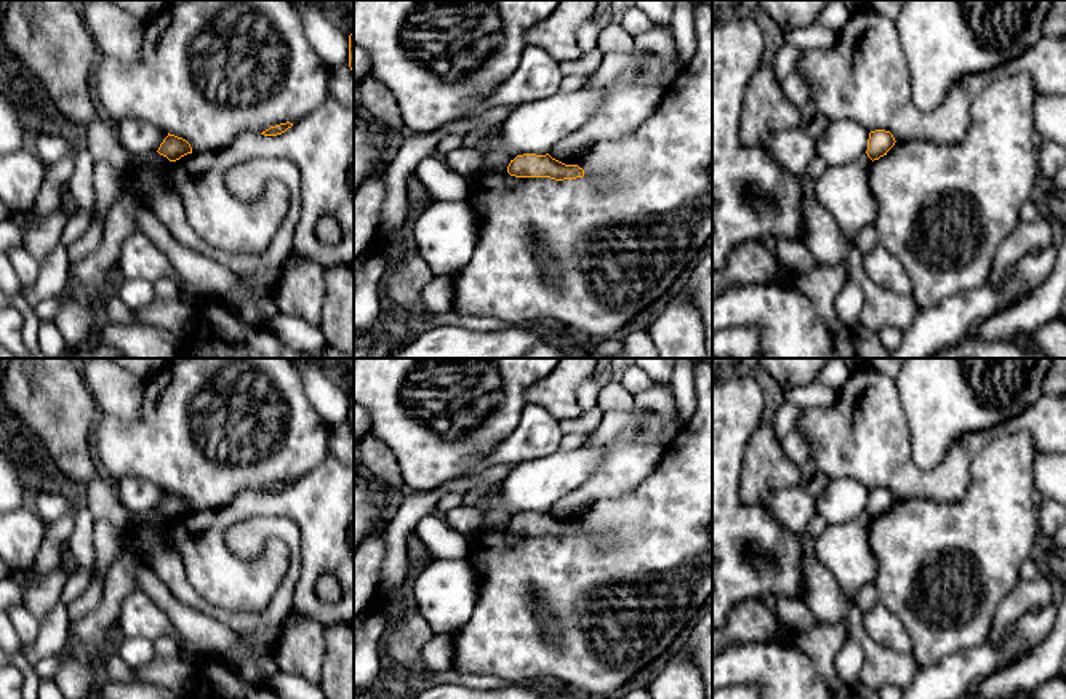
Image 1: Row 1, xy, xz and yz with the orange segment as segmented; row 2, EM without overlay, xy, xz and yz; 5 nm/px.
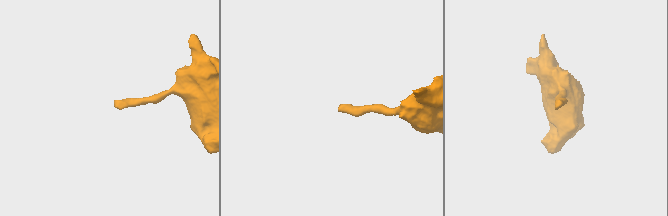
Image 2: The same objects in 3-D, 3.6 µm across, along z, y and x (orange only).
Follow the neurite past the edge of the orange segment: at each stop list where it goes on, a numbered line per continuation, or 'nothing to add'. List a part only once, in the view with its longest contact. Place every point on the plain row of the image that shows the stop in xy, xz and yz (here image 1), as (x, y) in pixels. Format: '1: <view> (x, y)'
nothing to add

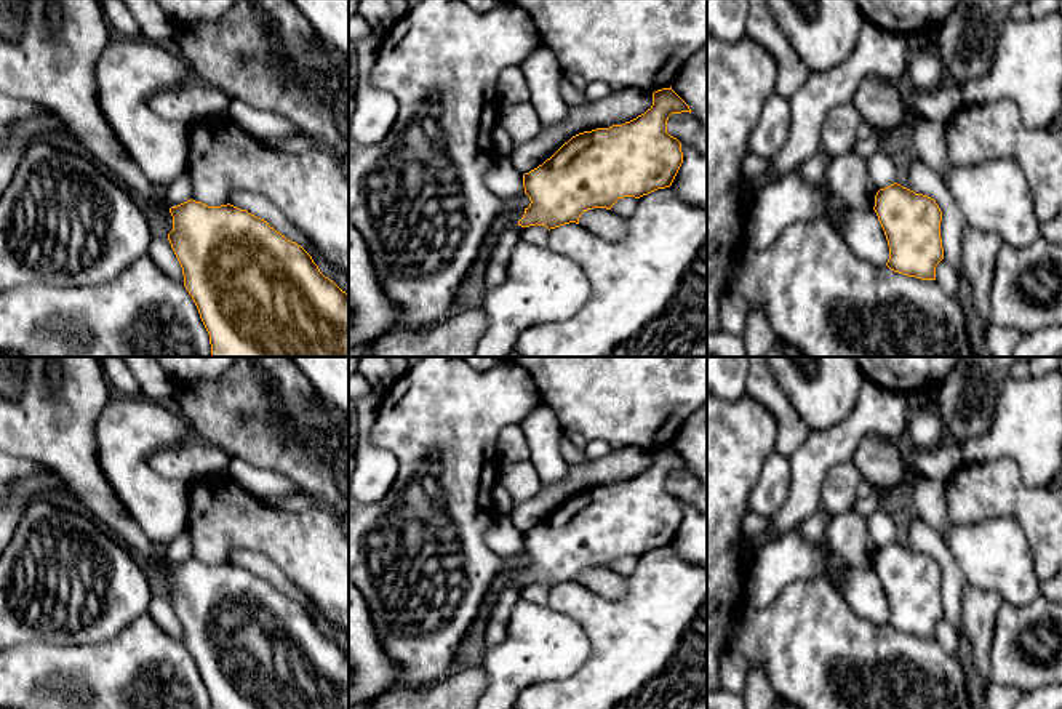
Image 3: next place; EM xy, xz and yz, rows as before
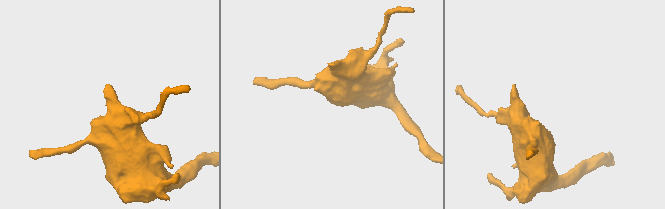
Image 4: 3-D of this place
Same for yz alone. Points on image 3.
nothing to add

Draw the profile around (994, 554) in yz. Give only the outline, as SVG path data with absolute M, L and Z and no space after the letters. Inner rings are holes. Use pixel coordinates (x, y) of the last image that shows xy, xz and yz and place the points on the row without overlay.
M921 477L912 490L916 515L940 533L968 586L996 592L1016 607L1040 597L1041 581L1032 549L1014 519L992 517L953 525L948 522L944 482Z

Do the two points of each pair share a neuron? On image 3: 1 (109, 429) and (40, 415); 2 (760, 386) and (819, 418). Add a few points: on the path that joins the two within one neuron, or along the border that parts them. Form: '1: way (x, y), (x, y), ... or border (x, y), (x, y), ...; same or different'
1: border (112, 392), (96, 423), (98, 463); different
2: border (771, 373), (810, 431); different

